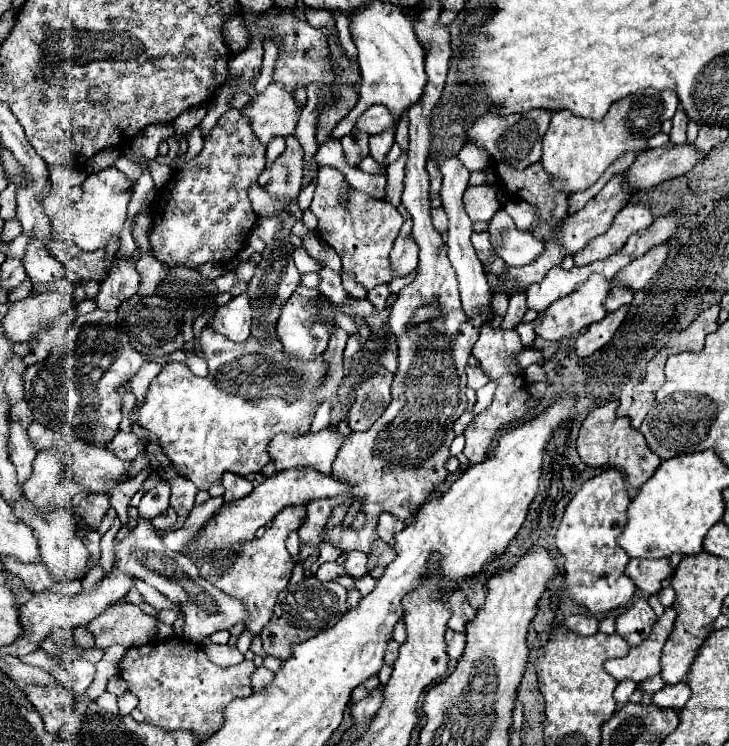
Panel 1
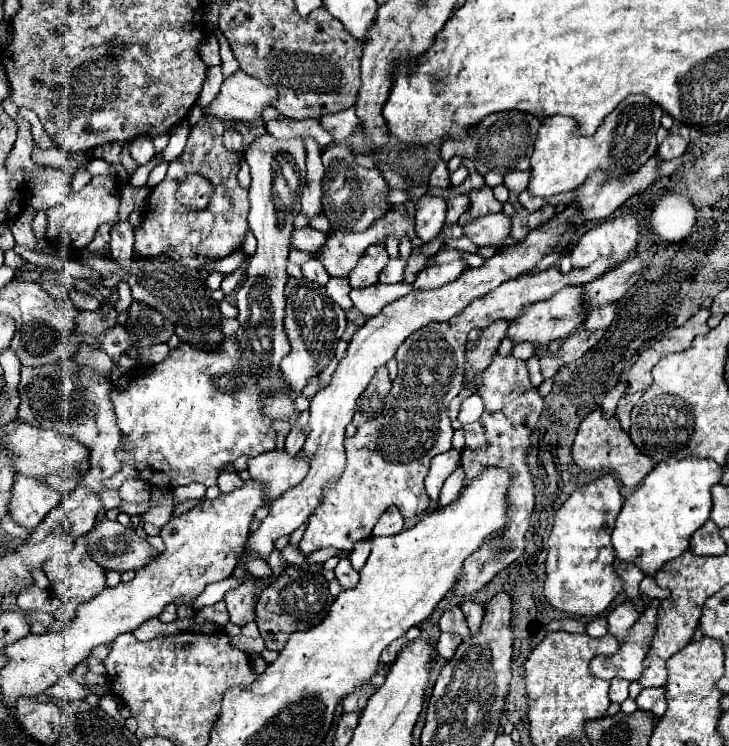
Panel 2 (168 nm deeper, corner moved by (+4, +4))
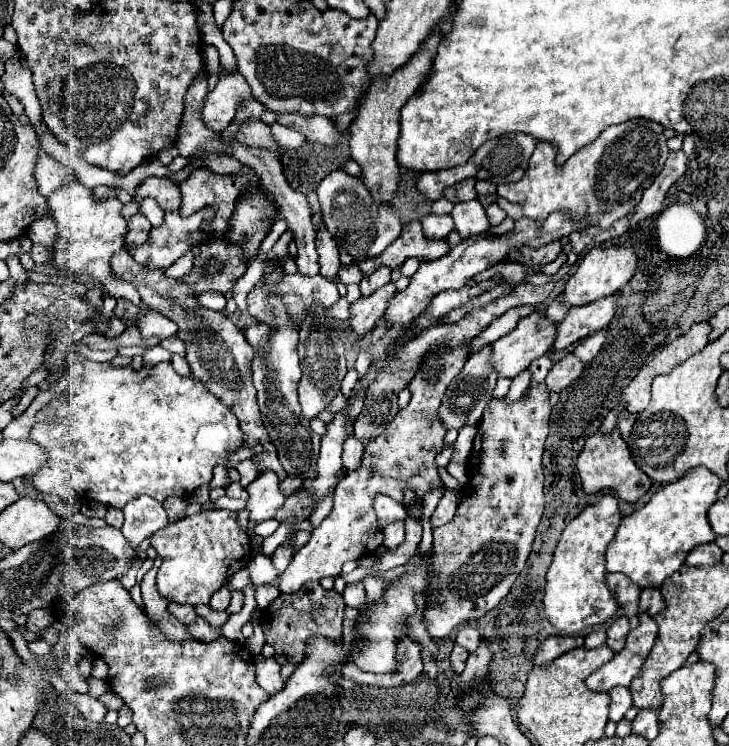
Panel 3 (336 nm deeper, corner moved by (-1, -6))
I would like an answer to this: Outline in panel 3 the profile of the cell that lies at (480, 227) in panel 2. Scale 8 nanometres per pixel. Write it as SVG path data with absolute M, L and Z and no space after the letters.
M477 200L469 202L457 202L451 218L455 222L455 230L461 234L461 238L469 238L475 234L483 234L489 230L489 220L485 216L485 208Z

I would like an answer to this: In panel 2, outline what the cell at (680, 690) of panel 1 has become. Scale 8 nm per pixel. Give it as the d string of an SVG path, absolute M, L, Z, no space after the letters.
M644 688L640 692L640 696L636 698L636 704L640 710L648 710L652 712L654 716L662 716L668 708L668 702L666 702L666 688Z

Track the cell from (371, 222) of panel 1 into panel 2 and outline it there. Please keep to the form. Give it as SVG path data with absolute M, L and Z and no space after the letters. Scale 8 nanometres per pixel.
M372 244L360 258L356 268L350 272L348 280L352 288L368 288L372 284L378 282L378 274L380 270L386 266L388 262L388 252L384 248L384 244Z

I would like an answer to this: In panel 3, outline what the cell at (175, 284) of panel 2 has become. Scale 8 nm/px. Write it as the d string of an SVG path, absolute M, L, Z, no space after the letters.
M121 250L111 258L111 270L115 276L131 282L137 288L145 306L149 306L151 310L165 312L165 316L179 326L177 336L185 342L187 362L191 366L193 376L207 386L207 392L219 398L237 416L239 426L243 430L243 446L245 448L253 448L257 444L263 446L263 452L253 456L253 460L257 462L257 470L259 472L271 470L283 482L287 474L277 458L275 446L267 438L267 430L263 428L257 406L257 390L251 380L251 362L255 358L255 350L245 340L243 330L237 328L223 312L201 308L191 290L185 284L177 282L175 278L167 278L163 270L147 270L145 266L139 266L135 260L131 260L127 250Z

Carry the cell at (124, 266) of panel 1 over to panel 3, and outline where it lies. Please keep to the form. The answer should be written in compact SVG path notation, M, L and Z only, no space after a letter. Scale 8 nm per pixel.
M141 212L131 216L129 218L129 232L127 232L127 248L141 246L147 240L149 230L151 230L151 224L149 224L149 220Z

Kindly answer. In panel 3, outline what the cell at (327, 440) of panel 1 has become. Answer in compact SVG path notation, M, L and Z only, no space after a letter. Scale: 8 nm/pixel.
M267 470L249 484L249 500L245 508L251 522L263 522L273 518L283 502L285 496L279 490L279 478L273 472Z

